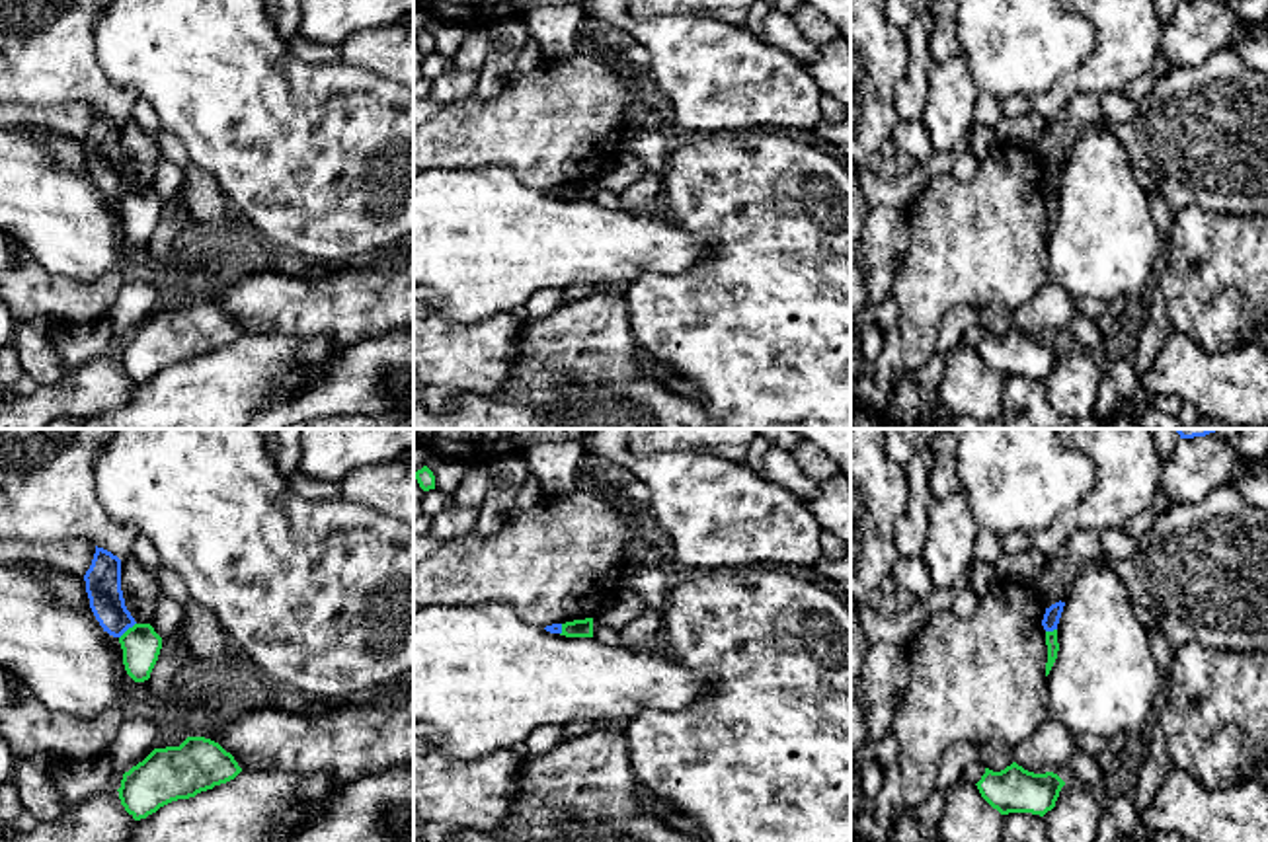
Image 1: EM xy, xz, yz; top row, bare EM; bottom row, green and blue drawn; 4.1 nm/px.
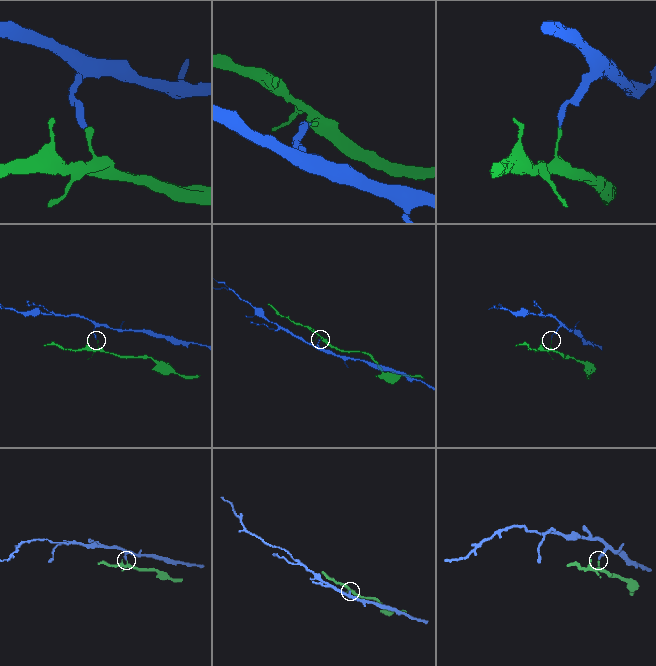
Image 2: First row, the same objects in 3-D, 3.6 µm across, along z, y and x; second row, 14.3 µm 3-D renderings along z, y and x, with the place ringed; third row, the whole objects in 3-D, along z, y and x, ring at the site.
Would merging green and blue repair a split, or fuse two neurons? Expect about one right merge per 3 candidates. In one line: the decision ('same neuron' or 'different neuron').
different neuron

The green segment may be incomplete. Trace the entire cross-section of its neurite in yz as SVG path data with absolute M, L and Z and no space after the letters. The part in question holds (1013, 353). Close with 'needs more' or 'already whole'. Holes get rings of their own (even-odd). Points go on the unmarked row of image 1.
M1012 325L1001 335L985 331L975 349L1001 378L1032 376L1044 380L1055 370L1065 345L1053 335L1034 337Z; already whole

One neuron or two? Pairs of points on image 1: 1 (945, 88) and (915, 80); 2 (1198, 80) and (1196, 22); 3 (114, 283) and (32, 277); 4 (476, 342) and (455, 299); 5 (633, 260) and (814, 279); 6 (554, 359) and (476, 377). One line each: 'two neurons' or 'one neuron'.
1: two neurons
2: two neurons
3: one neuron
4: two neurons
5: two neurons
6: two neurons

